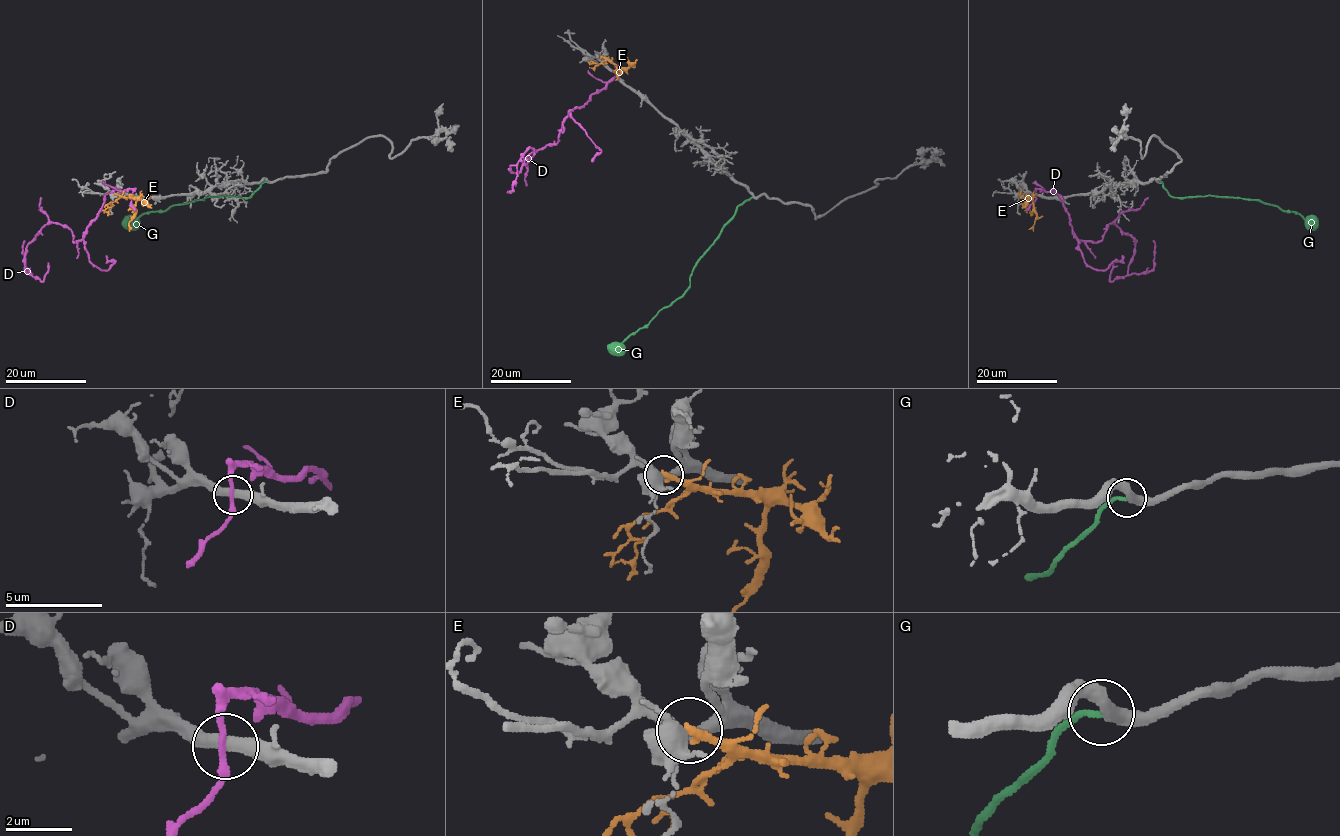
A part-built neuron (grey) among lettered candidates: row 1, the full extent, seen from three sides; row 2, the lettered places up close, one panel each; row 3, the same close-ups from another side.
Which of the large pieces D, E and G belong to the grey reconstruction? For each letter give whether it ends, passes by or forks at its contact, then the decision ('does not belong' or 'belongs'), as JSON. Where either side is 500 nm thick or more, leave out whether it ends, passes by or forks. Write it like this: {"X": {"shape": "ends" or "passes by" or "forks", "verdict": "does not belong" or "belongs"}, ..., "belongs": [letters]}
{"D": {"shape": "passes by", "verdict": "does not belong"}, "E": {"shape": "ends", "verdict": "does not belong"}, "G": {"shape": "ends", "verdict": "belongs"}, "belongs": ["G"]}

